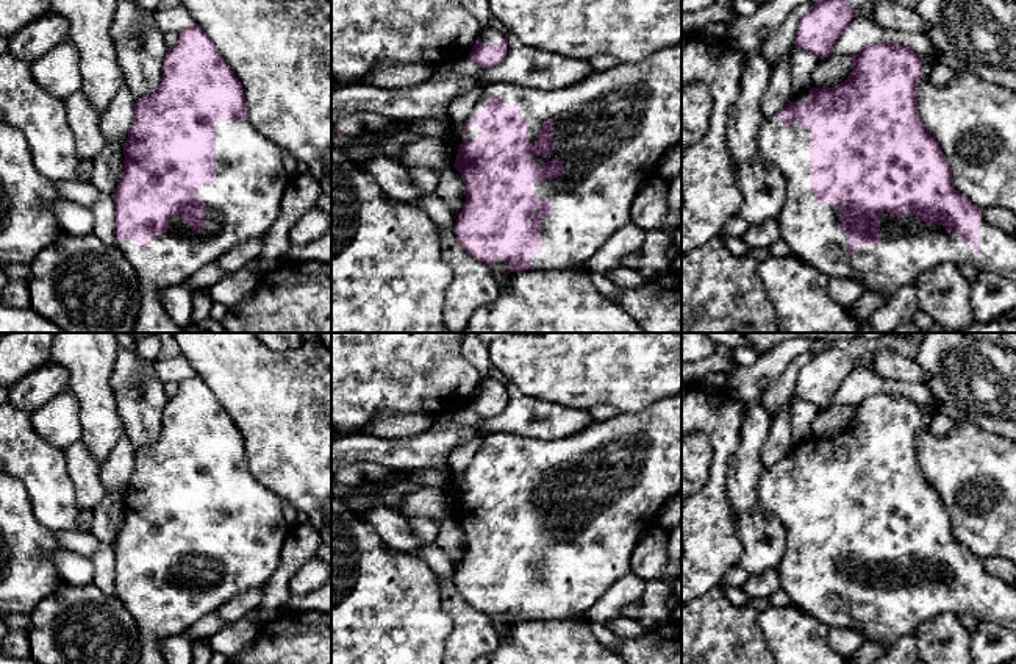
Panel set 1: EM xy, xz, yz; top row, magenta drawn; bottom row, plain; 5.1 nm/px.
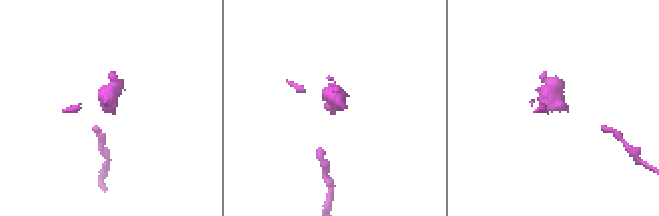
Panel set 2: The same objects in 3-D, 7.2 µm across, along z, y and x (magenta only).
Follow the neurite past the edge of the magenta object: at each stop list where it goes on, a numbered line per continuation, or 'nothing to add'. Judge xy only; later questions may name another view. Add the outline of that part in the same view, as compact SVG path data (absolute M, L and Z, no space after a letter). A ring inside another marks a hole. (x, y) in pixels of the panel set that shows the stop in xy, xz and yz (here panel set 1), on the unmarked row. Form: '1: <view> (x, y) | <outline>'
1: xy (243, 553) | M249 469L216 477L216 531L195 539L208 556L203 581L194 583L175 564L169 581L155 586L145 598L134 589L117 589L141 633L138 664L167 664L159 650L164 639L186 633L234 597L266 586L292 530L283 502Z

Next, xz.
1: xz (611, 480) | M680 392L680 394L675 394L675 395L672 395L672 397L664 397L664 398L661 398L660 402L652 403L650 406L647 406L647 408L638 411L638 412L619 412L617 416L614 416L613 419L608 419L608 420L605 420L605 422L591 422L585 430L581 430L581 431L578 431L578 433L575 433L575 434L569 434L569 436L566 436L566 437L560 437L560 439L556 439L556 441L541 441L541 439L538 439L538 437L528 437L528 436L519 436L519 434L508 434L508 433L485 433L485 434L483 434L483 444L481 444L478 453L474 456L472 462L469 464L467 470L464 472L464 475L463 475L461 478L458 478L458 480L453 478L449 464L433 466L431 469L444 469L445 473L447 473L447 483L445 483L445 486L447 486L447 484L455 484L456 489L460 491L460 494L463 494L461 484L463 484L463 481L464 481L464 478L466 478L466 473L467 473L469 470L474 470L475 466L477 466L478 462L481 462L481 461L488 456L488 453L489 453L489 450L491 450L492 447L502 447L505 456L517 456L517 458L521 459L524 469L527 469L527 470L530 472L530 477L525 478L525 481L528 483L528 492L531 492L531 494L538 492L538 484L539 484L539 480L544 477L544 470L546 470L546 469L552 469L552 470L553 470L553 505L552 505L552 506L533 506L533 508L531 508L531 512L533 512L536 517L542 517L542 514L547 512L547 511L560 509L560 511L563 512L563 523L561 523L558 528L550 528L550 530L546 530L544 533L535 531L535 533L531 534L531 541L533 541L533 545L535 545L536 548L546 548L546 550L549 550L549 552L552 553L552 561L550 561L550 564L541 570L541 580L542 580L542 591L544 591L544 594L542 594L542 602L541 602L539 605L535 605L535 606L531 608L531 619L533 619L533 620L542 620L542 619L544 619L544 620L567 619L567 617L571 617L571 616L575 614L575 612L588 612L588 611L594 606L594 603L596 603L617 580L621 580L622 577L627 577L627 575L631 573L631 566L630 566L630 562L631 562L631 555L633 555L635 547L638 545L638 542L641 541L641 537L646 534L646 531L647 531L650 527L656 527L656 522L658 522L658 517L660 517L660 512L661 512L664 503L666 503L669 498L672 498L675 494L678 494L678 492L682 491L682 392Z

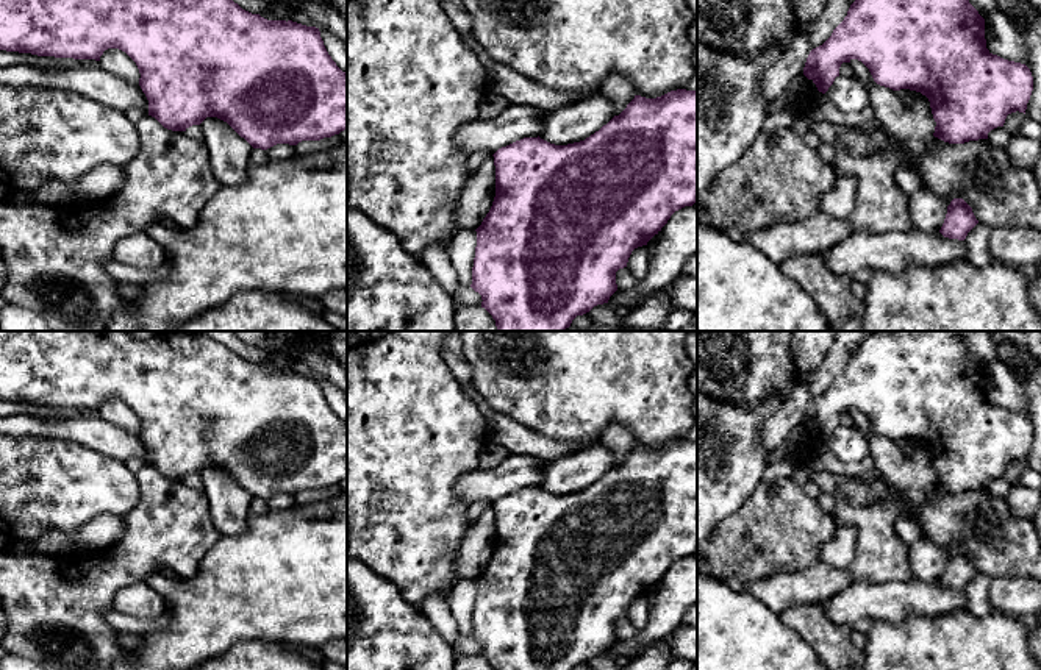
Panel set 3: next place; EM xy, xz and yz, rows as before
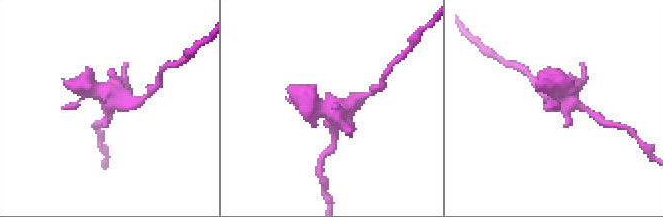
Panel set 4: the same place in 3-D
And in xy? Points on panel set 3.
nothing to add

